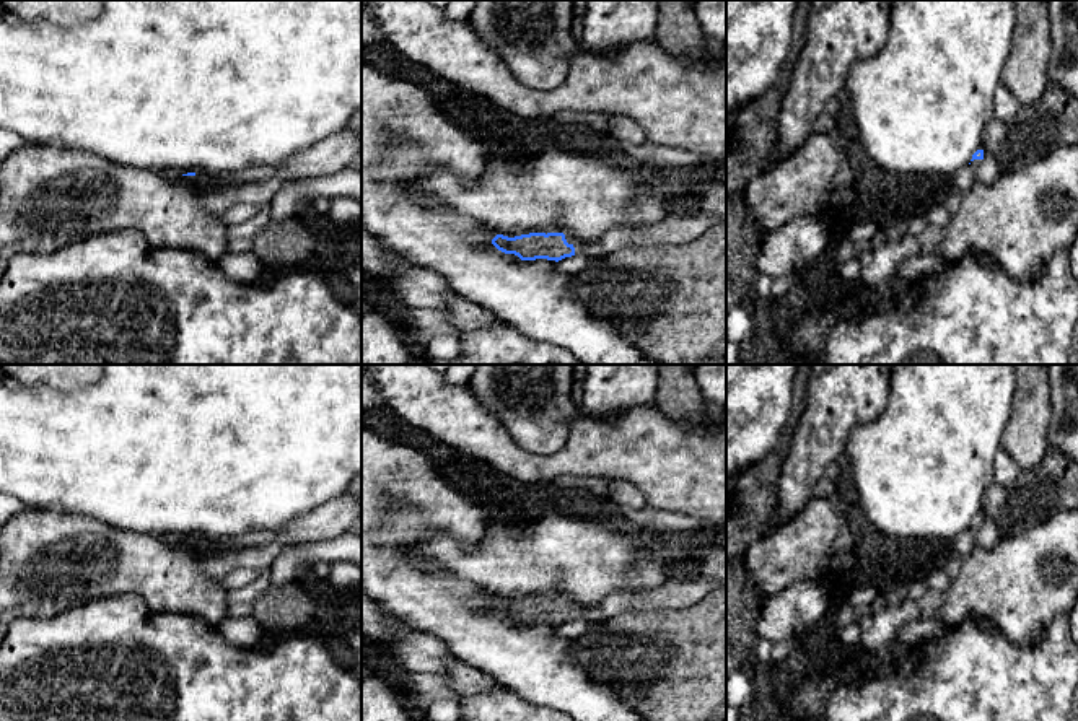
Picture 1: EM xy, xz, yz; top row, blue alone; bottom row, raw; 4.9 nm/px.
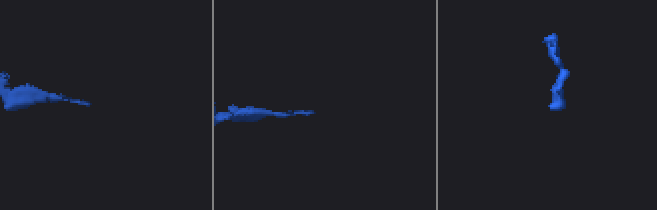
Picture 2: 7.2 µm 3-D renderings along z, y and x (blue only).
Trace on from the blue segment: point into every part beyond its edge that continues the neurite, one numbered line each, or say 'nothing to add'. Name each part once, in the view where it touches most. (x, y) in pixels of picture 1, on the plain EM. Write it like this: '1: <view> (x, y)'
1: xz (673, 594)

